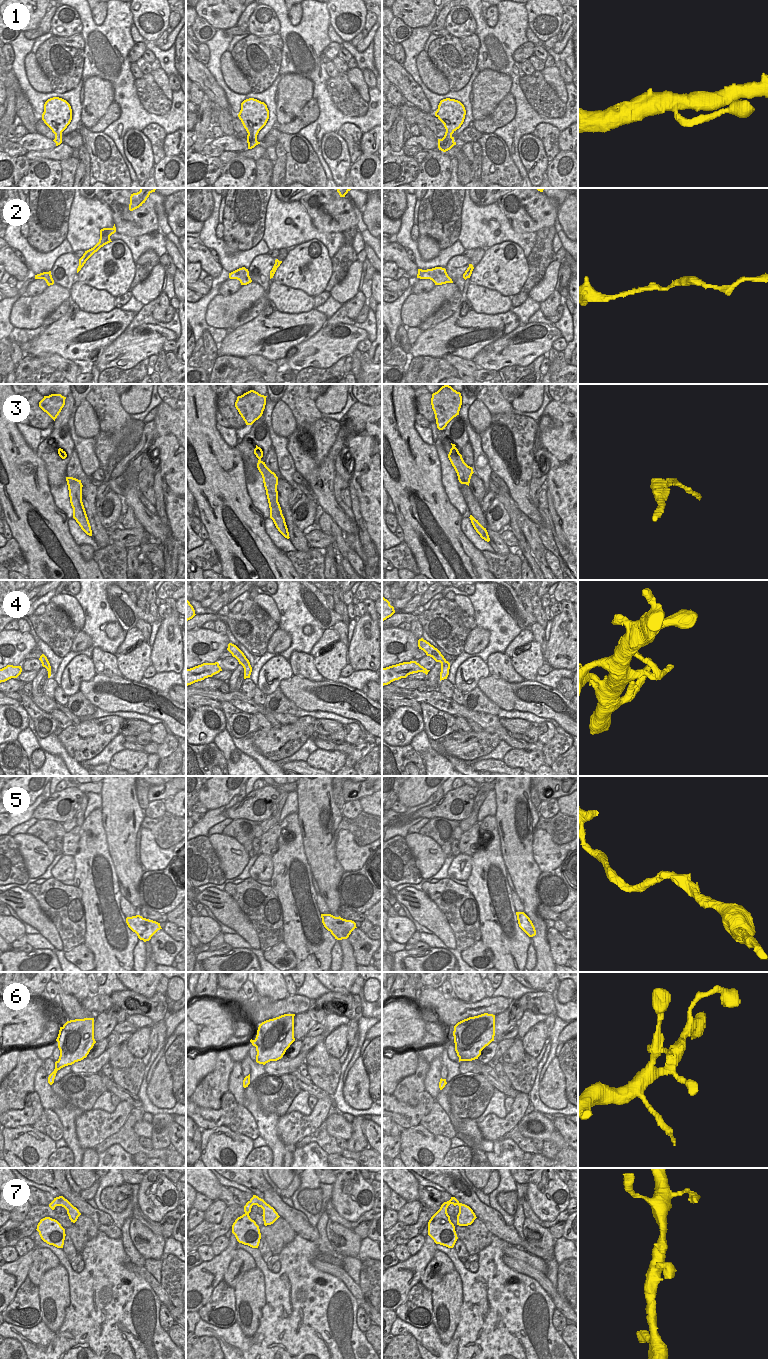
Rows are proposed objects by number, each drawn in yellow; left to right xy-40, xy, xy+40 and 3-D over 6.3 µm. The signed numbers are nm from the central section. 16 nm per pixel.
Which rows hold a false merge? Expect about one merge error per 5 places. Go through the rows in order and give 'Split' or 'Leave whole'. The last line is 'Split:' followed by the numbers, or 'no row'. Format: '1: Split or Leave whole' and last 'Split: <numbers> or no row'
1: Leave whole
2: Leave whole
3: Leave whole
4: Leave whole
5: Leave whole
6: Leave whole
7: Leave whole
Split: no row.

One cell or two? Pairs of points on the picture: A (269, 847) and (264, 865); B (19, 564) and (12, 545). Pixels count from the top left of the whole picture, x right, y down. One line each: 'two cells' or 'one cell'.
A: two cells
B: one cell

